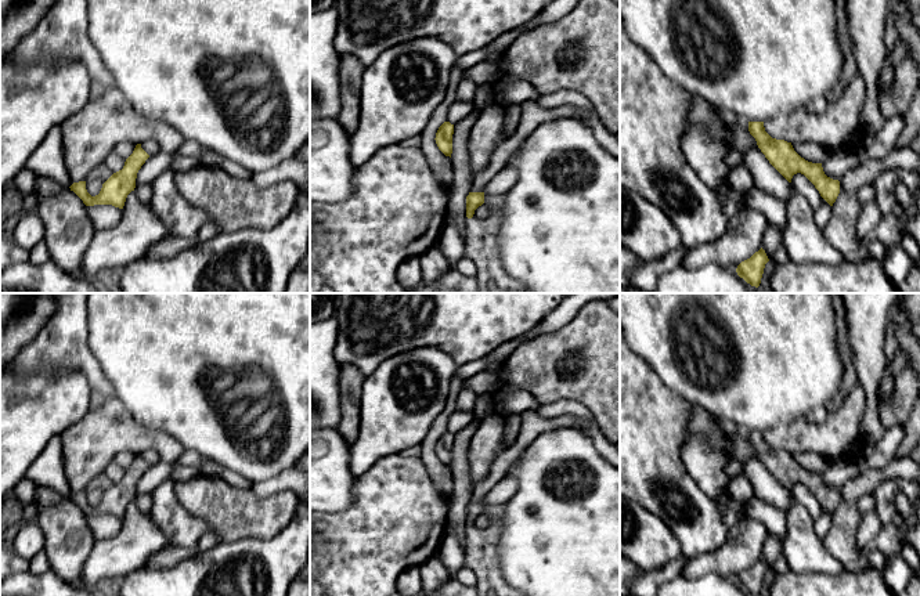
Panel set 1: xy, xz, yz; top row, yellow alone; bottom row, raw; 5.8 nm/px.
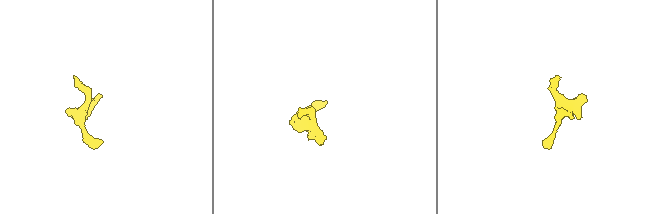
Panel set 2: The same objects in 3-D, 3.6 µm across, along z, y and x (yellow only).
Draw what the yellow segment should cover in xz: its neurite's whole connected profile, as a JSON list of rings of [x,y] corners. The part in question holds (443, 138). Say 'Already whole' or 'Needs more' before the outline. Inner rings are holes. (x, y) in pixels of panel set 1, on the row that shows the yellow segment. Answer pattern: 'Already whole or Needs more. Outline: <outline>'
Already whole. Outline: [[[444,122],[437,133],[436,133],[436,144],[439,149],[445,155],[451,158],[452,153],[452,134],[454,134],[454,124],[450,122]]]

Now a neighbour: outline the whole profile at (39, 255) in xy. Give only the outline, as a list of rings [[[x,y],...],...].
[[[44,241],[37,243],[32,250],[30,250],[30,257],[29,263],[33,266],[42,266],[44,263],[48,263],[51,260],[47,245]]]

